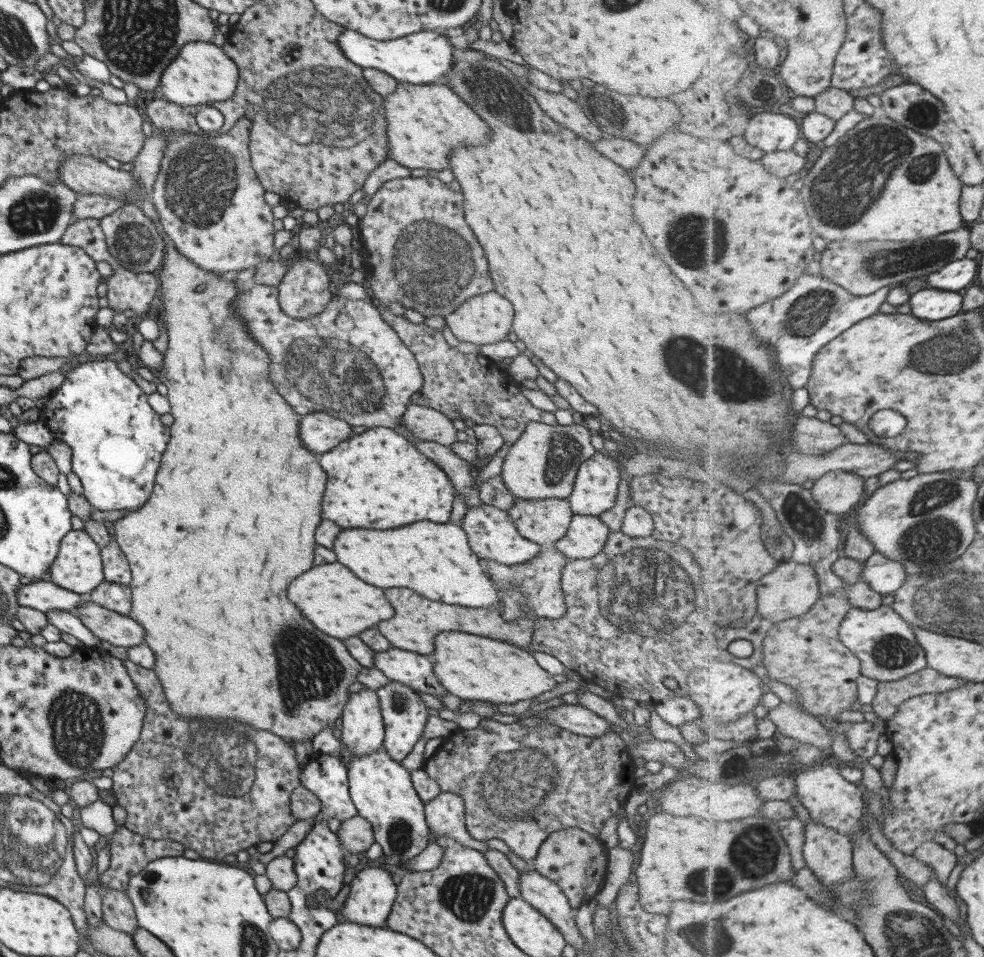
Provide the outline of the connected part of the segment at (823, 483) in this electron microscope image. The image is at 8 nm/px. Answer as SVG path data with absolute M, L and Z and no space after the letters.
M837 470L814 481L812 494L819 506L831 514L849 512L865 493L865 477Z

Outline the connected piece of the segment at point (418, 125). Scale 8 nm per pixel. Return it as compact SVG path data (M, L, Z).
M399 83L393 93L383 97L386 156L408 168L424 168L426 171L443 170L445 156L451 146L477 144L485 138L487 126L461 102L447 85L434 83L412 85Z

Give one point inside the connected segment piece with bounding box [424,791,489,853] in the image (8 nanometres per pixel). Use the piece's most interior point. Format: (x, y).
(444, 814)

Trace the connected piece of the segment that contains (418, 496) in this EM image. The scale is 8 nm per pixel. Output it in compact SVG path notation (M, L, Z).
M367 428L318 456L319 464L327 474L321 512L323 518L331 520L341 530L387 530L417 520L443 523L449 520L453 484L443 470L395 429Z

